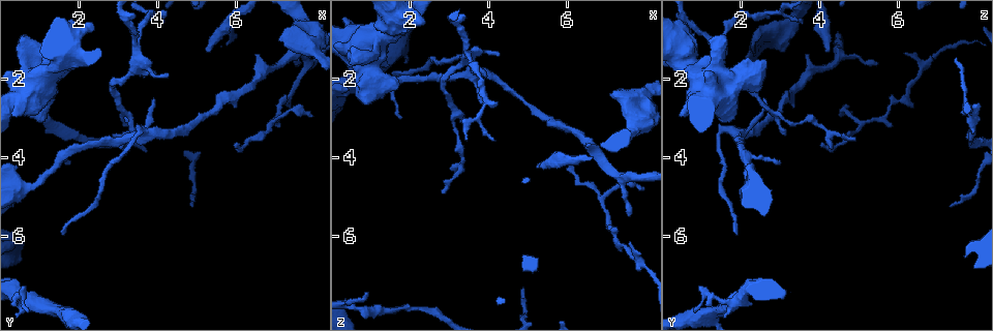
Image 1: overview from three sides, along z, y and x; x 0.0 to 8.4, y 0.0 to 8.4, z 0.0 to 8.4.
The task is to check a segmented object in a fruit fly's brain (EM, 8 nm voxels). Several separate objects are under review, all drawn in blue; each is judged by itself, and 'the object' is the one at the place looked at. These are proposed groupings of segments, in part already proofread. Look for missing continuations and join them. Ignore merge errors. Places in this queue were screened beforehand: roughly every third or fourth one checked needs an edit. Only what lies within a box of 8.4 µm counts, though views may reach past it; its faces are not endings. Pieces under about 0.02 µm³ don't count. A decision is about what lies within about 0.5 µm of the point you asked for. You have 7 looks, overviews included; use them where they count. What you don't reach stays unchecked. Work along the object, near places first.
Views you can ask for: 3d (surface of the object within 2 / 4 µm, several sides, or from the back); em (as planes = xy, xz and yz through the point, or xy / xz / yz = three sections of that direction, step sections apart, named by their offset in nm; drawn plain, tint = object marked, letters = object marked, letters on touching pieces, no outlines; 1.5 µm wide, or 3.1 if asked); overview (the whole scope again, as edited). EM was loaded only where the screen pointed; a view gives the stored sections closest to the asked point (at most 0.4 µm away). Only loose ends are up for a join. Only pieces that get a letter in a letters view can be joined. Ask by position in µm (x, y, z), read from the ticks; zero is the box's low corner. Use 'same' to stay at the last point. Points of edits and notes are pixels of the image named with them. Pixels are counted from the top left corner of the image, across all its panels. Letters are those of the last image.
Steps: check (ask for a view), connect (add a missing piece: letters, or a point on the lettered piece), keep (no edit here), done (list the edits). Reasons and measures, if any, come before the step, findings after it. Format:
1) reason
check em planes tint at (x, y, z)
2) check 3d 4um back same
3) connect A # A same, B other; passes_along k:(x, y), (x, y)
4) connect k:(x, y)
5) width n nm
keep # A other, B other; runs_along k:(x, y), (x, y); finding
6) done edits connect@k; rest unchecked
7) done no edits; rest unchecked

free end
check 3d 4um at (4.25, 1.90, 1.40)

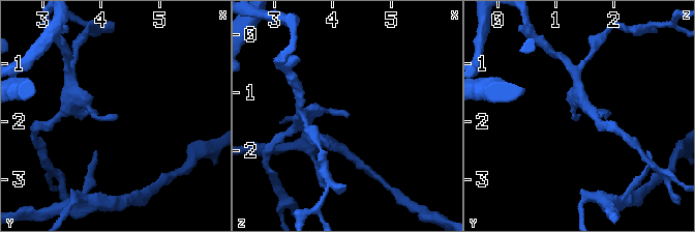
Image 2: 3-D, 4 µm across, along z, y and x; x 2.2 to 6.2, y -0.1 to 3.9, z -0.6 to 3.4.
now the EM
check em planes letters at (4.25, 1.85, 1.35)

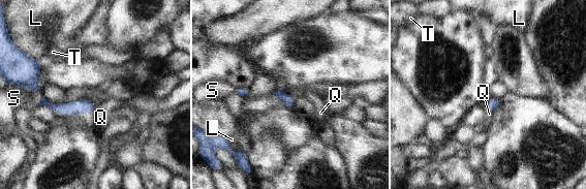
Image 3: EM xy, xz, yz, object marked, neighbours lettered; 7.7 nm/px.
width 70 nm
keep # L other, Q other, S other, T other; runs_along 3:(43, 102), (56, 107), (91, 107); no lettered piece goes on from it

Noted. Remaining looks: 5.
free end
check 3d 2um back at (5.30, 1.30, 4.25)

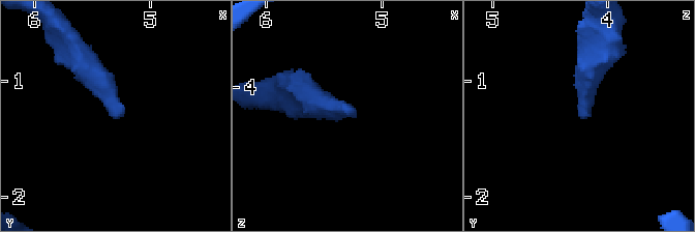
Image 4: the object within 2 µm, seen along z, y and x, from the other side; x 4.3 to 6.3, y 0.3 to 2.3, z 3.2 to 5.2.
need the tissue
check em planes letters at (5.28, 1.32, 4.24)

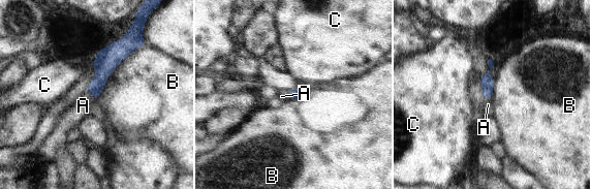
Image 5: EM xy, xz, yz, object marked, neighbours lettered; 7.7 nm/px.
connect A # A same, B other, C other; passes_along 5:(487, 81), (487, 97), (488, 104); the neuron continues

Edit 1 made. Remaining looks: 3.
tapers out
check em planes letters at (0.95, 1.45, 7.45)

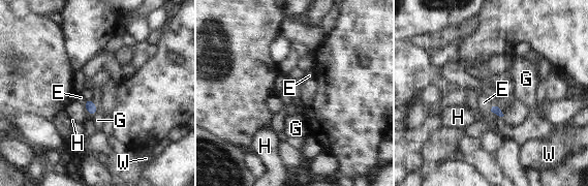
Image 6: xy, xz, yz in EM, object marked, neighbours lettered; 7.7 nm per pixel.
keep # E other, G other, H other, W other; no lettered piece goes on from it

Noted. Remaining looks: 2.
done edits connect@5; rest unchecked

